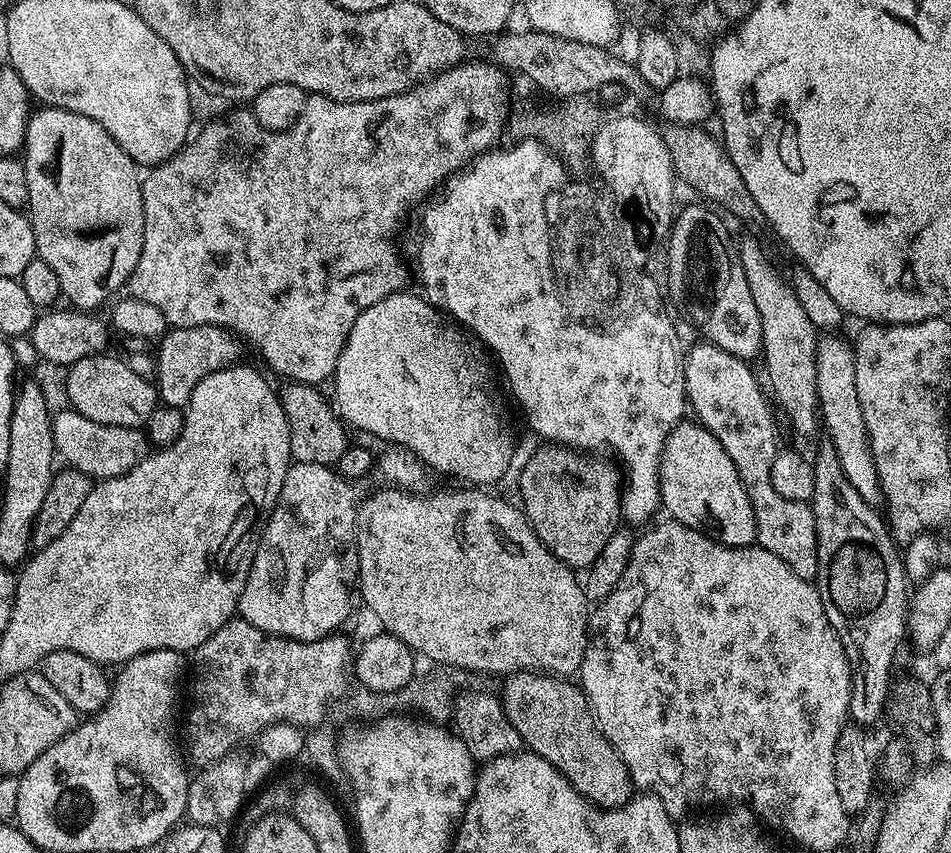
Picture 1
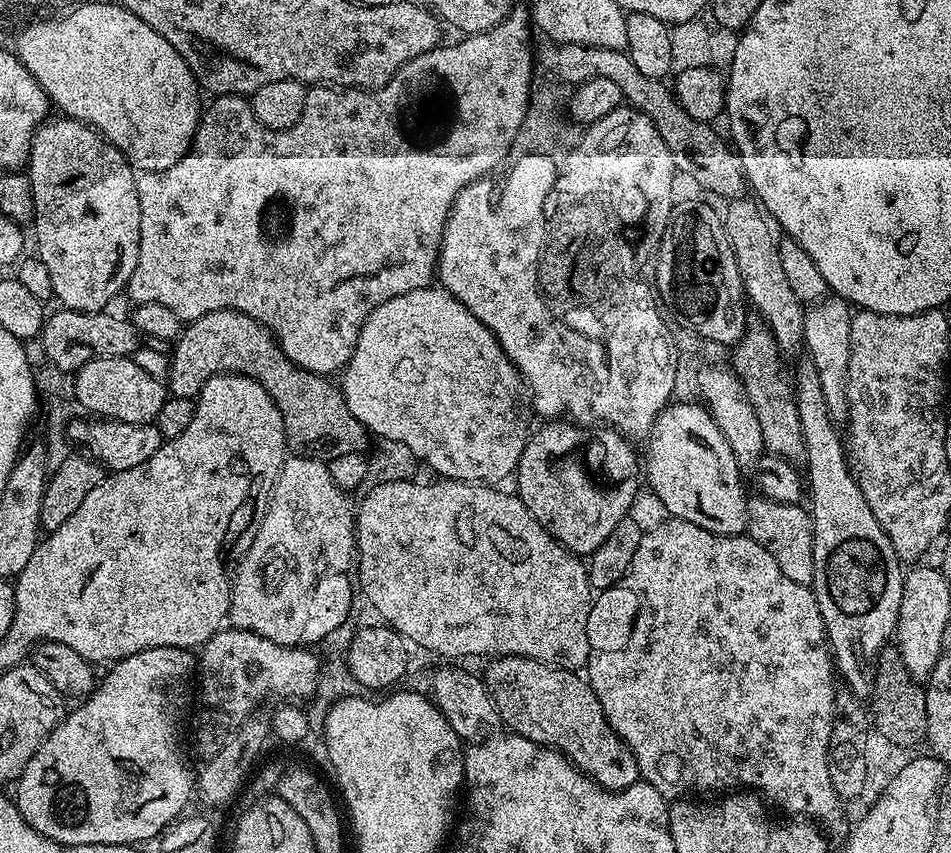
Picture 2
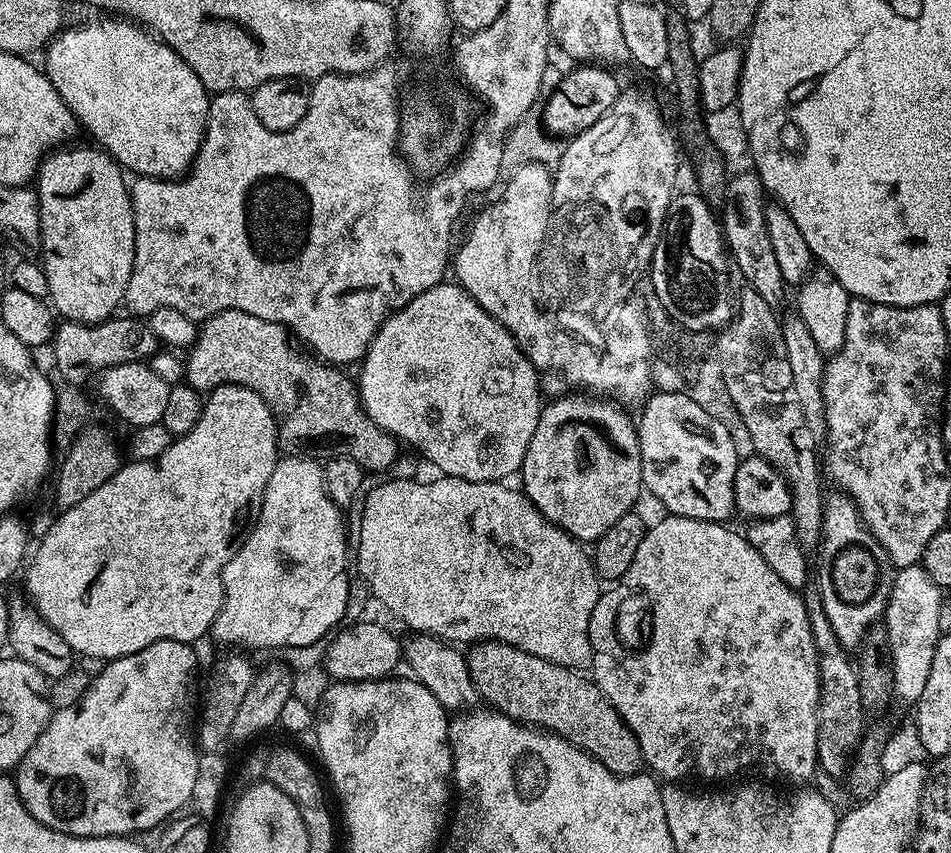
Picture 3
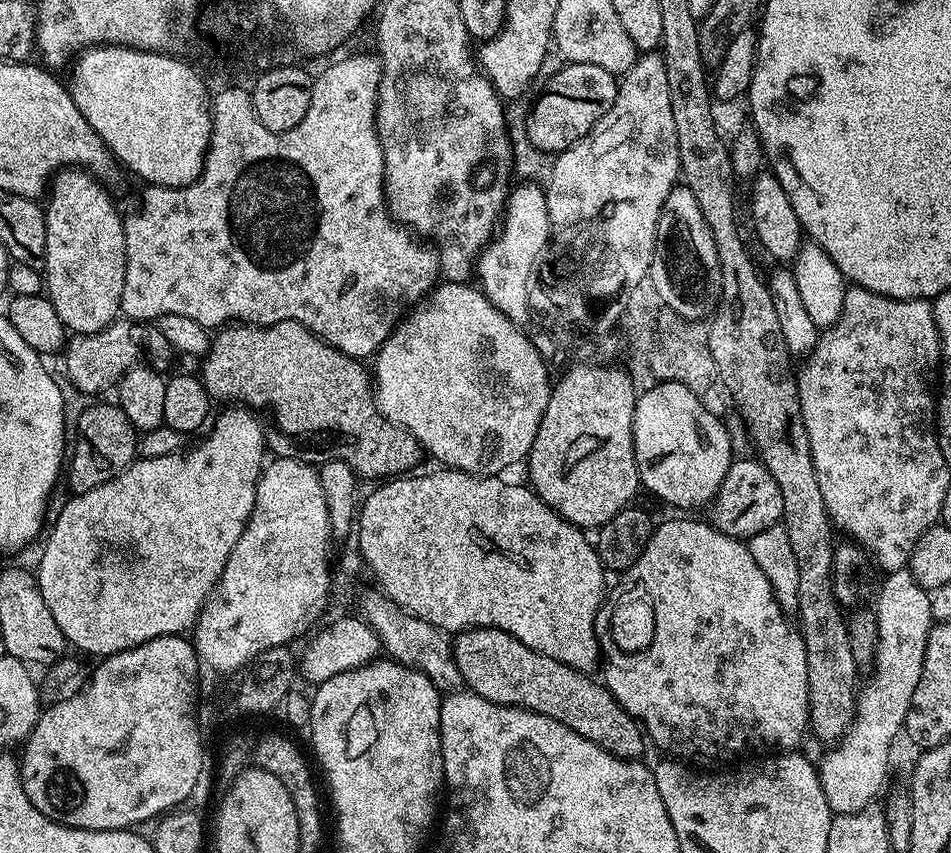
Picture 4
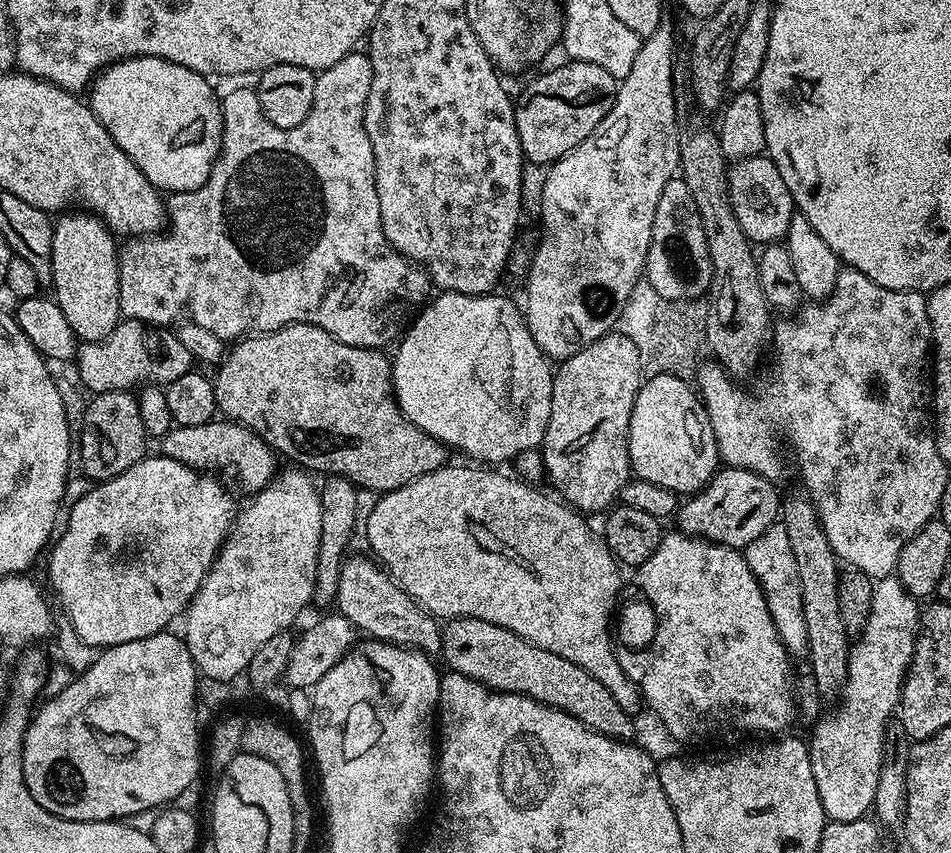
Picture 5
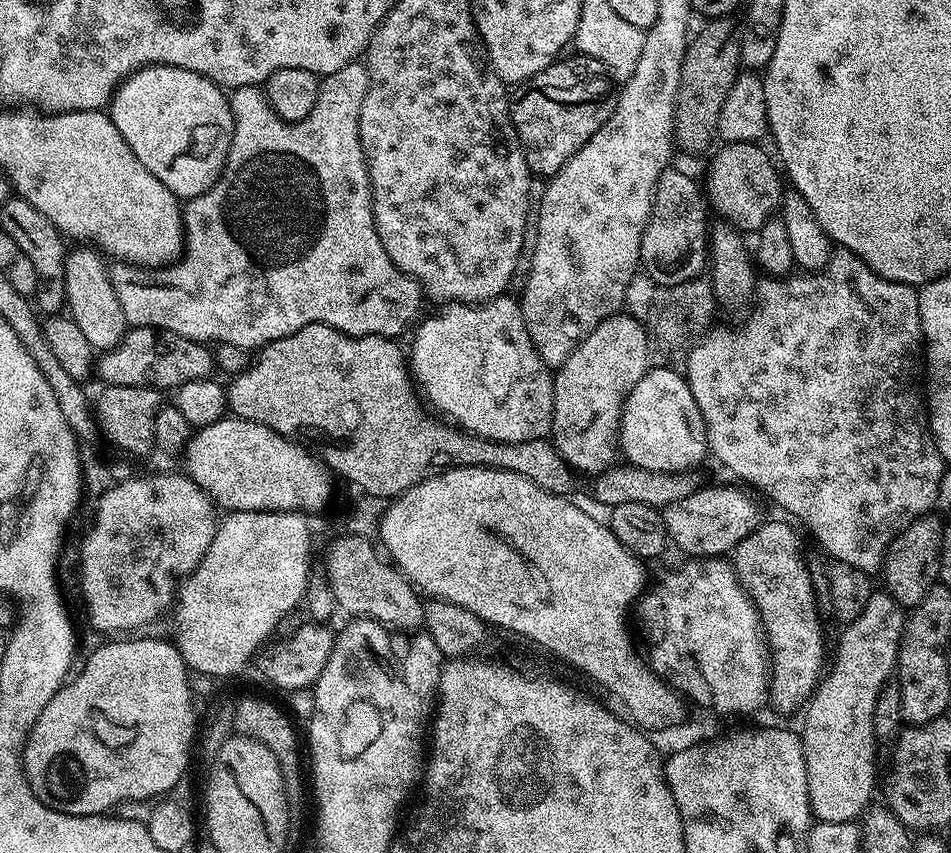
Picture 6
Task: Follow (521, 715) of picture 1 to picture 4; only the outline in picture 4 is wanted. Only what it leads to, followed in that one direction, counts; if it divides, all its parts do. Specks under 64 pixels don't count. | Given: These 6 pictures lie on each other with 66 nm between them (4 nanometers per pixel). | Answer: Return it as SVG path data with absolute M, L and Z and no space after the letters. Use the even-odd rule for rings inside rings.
M466 628L462 632L455 633L452 640L452 653L463 687L467 691L507 708L525 708L531 712L554 718L570 726L570 730L582 734L582 738L602 746L619 760L635 760L643 757L646 736L639 723L613 698L610 690L604 687L603 683L596 681L595 684L589 673L574 670L554 658L546 658L530 650L530 646L518 642L518 638L497 628Z

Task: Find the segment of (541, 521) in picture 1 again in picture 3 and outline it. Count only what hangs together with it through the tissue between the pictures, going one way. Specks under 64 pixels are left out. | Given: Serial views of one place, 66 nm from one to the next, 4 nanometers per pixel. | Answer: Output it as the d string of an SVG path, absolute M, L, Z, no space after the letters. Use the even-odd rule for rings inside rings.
M565 394L549 399L541 407L534 438L530 438L530 446L526 446L526 458L518 473L529 502L554 522L554 526L581 542L599 540L618 518L633 511L637 507L636 495L644 488L640 433L633 417L631 420L620 408L623 407L611 399L593 398L588 394Z

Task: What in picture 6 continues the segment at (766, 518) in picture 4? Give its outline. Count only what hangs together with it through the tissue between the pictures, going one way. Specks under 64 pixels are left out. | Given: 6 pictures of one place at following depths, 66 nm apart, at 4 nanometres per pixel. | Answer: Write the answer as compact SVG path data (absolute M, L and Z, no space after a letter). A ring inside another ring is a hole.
M712 484L709 488L708 485L701 486L694 494L678 498L678 502L670 502L670 506L662 509L669 541L677 544L685 552L685 557L723 557L761 524L760 504L755 500L757 497L747 487L732 484Z

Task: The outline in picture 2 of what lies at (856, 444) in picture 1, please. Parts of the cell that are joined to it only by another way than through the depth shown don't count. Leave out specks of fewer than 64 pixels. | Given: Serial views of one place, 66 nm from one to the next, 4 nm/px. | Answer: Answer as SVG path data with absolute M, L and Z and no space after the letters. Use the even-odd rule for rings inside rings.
M825 298L813 304L804 313L803 347L808 347L807 359L818 370L818 382L822 382L822 396L826 398L826 410L837 422L848 418L848 367L850 366L850 338L852 337L853 309L848 301Z

